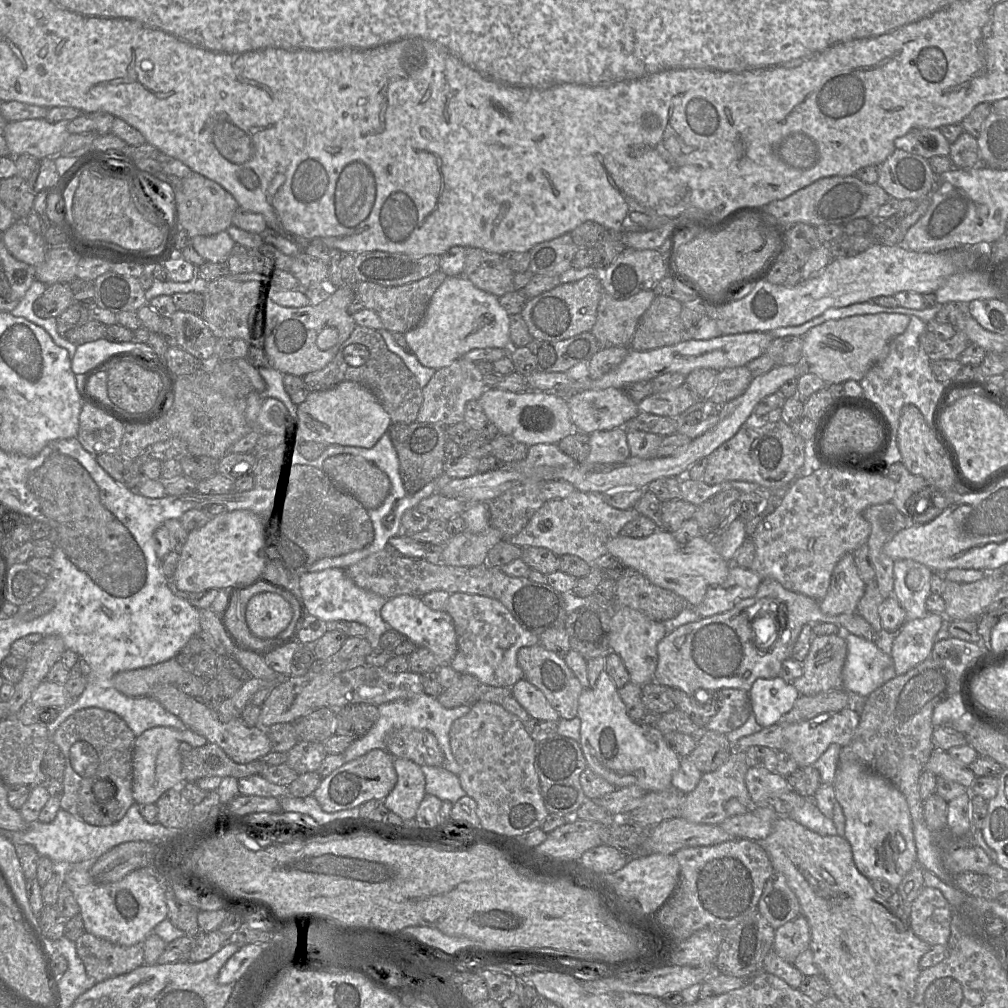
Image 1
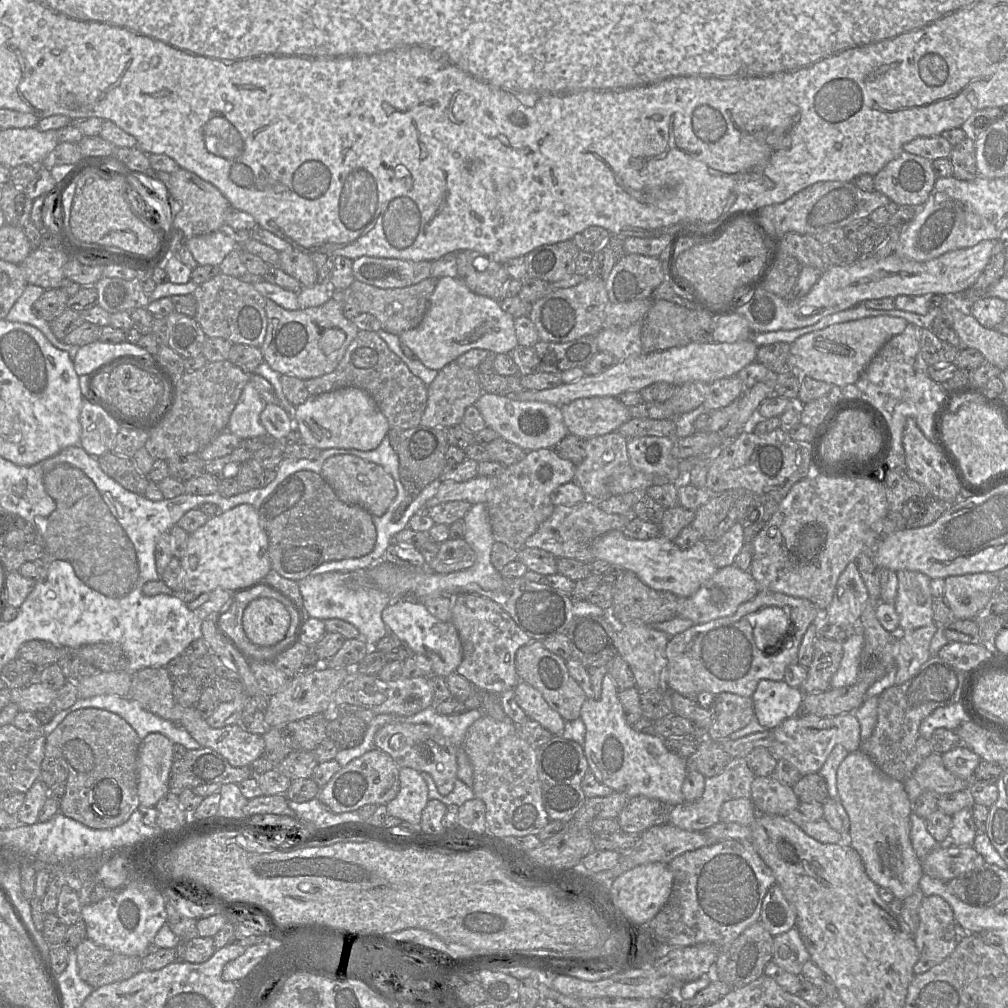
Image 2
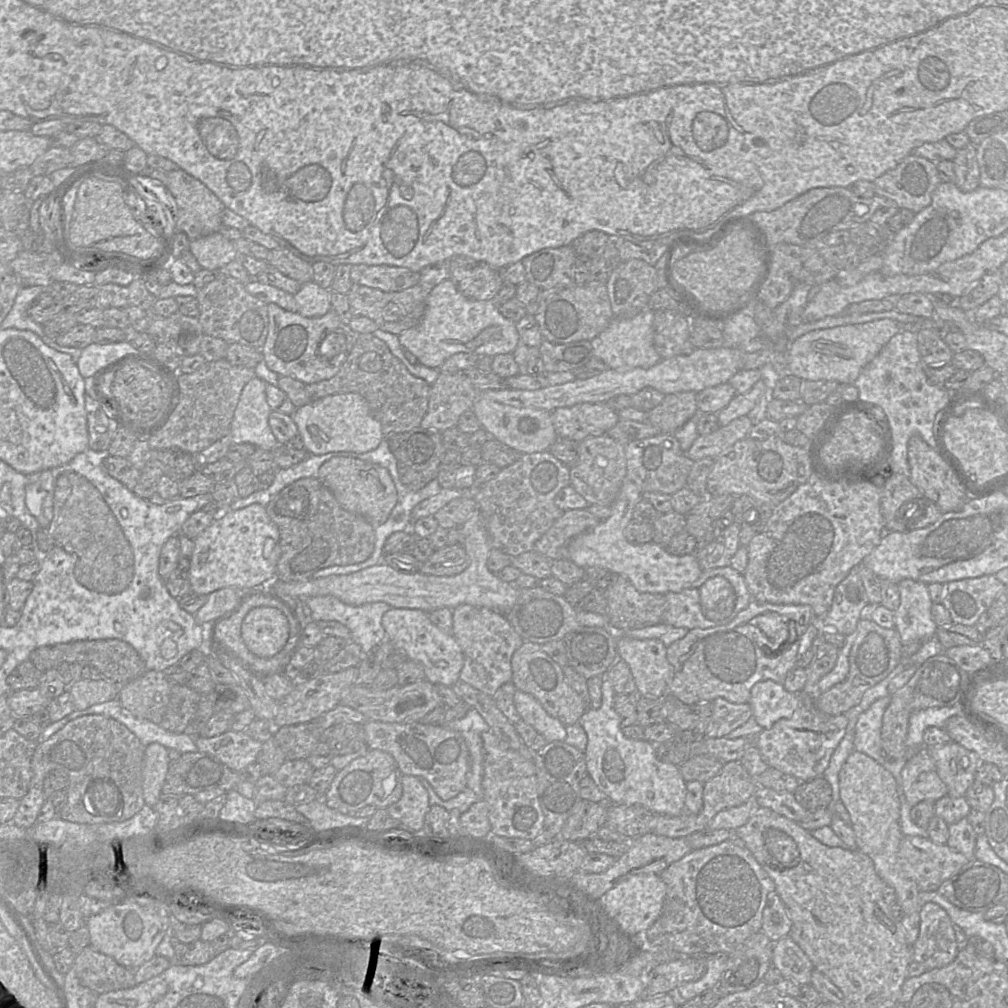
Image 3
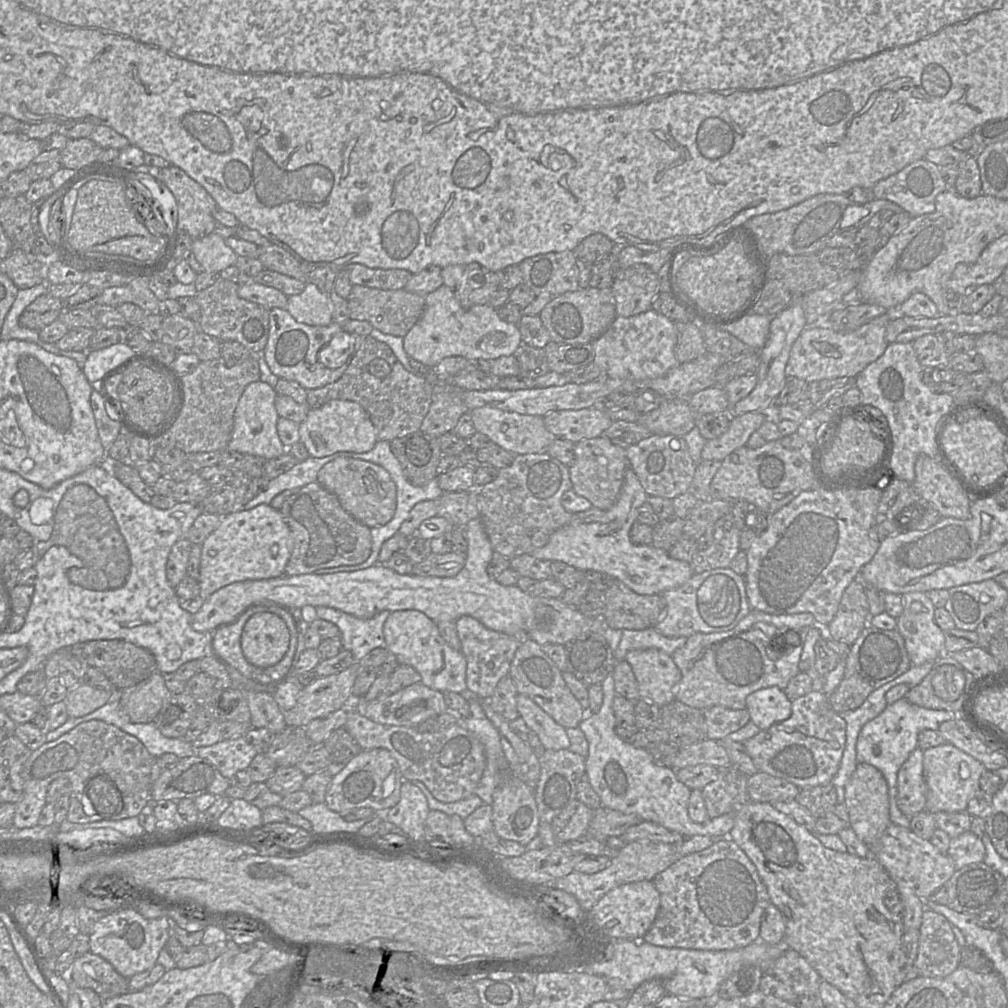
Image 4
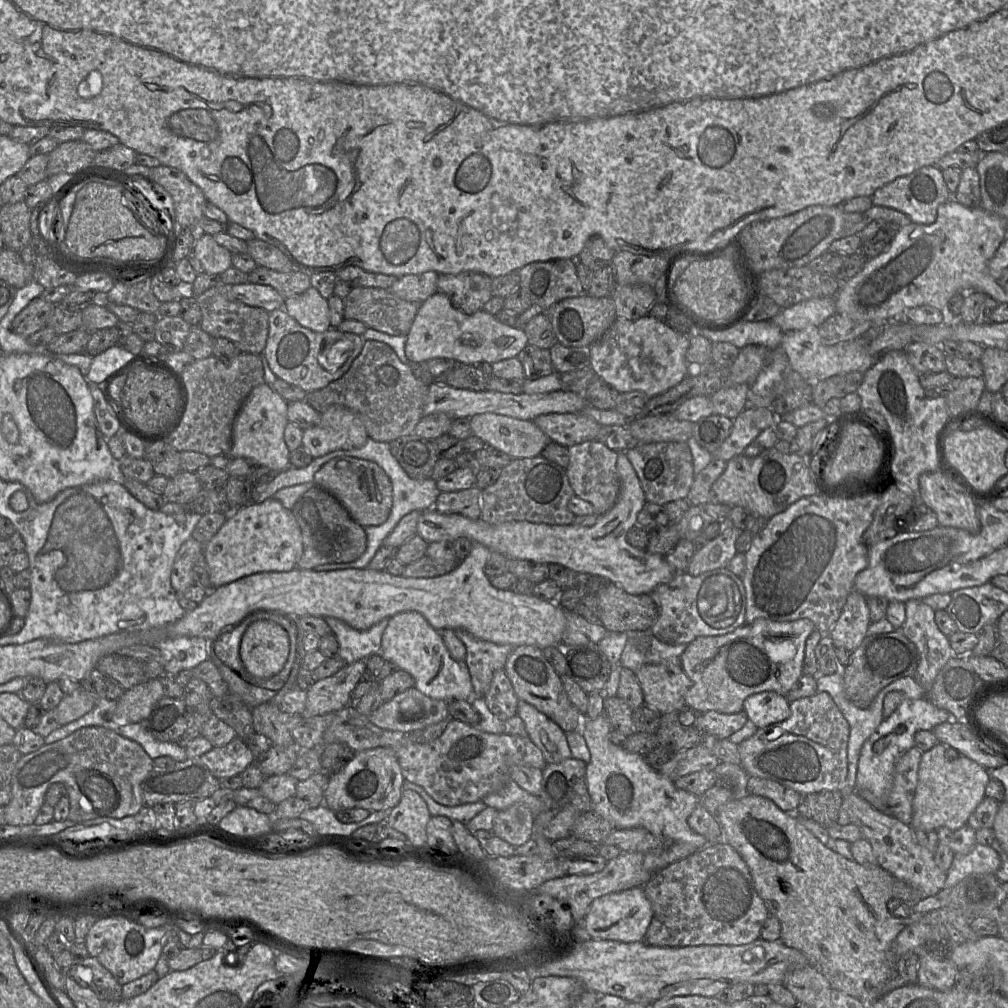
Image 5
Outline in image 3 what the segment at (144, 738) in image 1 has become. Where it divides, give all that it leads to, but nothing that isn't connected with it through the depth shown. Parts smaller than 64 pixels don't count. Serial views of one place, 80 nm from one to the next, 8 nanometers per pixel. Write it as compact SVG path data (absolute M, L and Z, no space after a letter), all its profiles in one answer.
M157 742L146 746L142 770L143 798L146 805L154 807L158 802L169 764L166 747Z

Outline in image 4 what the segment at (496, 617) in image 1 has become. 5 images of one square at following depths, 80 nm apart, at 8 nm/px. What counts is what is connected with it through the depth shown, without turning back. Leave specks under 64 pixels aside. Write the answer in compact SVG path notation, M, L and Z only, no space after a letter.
M468 615L459 617L455 621L455 627L467 664L467 689L477 699L490 699L500 679L509 675L510 665L521 639L491 630Z

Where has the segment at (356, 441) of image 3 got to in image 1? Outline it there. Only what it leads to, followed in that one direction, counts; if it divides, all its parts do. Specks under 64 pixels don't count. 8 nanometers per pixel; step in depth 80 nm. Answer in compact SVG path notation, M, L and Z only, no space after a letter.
M344 381L325 390L311 391L297 408L306 441L370 449L388 431L392 421L375 395L365 386Z

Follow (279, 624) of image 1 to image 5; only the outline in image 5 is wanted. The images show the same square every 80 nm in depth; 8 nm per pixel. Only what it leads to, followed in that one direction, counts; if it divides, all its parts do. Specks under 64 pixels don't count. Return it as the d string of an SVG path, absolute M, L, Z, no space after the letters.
M270 620L252 622L240 644L240 657L245 669L258 679L268 679L279 673L289 653L288 632Z

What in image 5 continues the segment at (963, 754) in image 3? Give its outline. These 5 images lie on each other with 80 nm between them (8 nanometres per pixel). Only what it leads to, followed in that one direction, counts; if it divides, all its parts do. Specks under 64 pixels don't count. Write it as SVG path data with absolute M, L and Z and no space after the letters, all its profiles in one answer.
M938 742L933 748L931 748L928 751L923 752L921 755L921 760L920 760L919 768L918 768L918 781L917 781L917 786L916 786L915 793L914 793L914 798L912 801L912 820L910 822L910 826L912 827L913 830L922 830L922 831L934 830L936 831L940 827L946 827L950 830L957 830L961 828L962 826L964 826L965 824L967 824L967 821L971 813L976 809L976 807L985 797L985 788L990 780L988 770L964 755L959 755L955 759L948 758L946 756L947 748L951 748L951 747L949 747L946 744Z

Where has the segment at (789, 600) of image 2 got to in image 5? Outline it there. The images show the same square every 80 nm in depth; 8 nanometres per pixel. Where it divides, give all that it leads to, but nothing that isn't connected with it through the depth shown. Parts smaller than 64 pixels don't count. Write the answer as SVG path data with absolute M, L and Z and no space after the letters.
M759 618L725 635L694 639L680 657L680 666L691 680L684 704L697 712L734 714L743 710L745 699L751 695L774 691L786 696L803 675L806 641L815 629L807 618L794 621Z

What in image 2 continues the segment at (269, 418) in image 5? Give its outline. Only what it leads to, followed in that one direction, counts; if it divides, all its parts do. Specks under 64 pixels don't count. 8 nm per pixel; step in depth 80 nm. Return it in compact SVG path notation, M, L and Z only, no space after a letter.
M249 381L230 416L227 430L241 439L266 437L267 430L260 421L260 414L266 404Z

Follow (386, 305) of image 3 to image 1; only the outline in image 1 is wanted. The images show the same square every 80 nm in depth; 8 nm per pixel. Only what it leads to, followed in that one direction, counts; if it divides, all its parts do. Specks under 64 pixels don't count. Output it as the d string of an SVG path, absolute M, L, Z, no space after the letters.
M438 270L427 277L401 286L382 286L363 281L353 282L353 288L355 297L359 298L364 308L373 310L378 314L384 329L405 334L419 325L432 295L446 278L447 275Z

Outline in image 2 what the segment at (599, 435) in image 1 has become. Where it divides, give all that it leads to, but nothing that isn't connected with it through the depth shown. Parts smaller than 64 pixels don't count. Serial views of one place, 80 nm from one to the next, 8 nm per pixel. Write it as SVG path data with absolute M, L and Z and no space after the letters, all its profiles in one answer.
M617 431L585 440L586 456L576 466L574 481L588 499L601 501L612 496L607 492L607 480L630 466L627 443Z

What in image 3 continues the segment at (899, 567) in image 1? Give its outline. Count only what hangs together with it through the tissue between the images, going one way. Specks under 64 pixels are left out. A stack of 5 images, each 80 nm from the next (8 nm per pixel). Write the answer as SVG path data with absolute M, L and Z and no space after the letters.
M904 579L898 583L900 605L895 610L895 629L902 645L924 643L932 638L938 626L932 617L932 600L924 582Z

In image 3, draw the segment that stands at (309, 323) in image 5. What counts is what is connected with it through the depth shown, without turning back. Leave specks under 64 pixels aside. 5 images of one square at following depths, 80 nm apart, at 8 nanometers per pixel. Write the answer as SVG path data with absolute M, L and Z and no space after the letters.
M313 281L302 284L300 290L293 295L297 312L308 318L325 315L332 307L331 293L330 289L324 289Z

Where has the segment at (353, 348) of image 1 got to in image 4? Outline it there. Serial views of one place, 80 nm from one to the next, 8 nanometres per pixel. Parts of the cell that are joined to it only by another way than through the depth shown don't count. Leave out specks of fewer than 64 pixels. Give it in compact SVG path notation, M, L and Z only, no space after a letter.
M367 335L361 338L359 349L337 381L307 389L307 404L315 409L333 399L357 402L368 413L377 439L391 441L420 430L429 411L434 384L407 371L386 343Z

